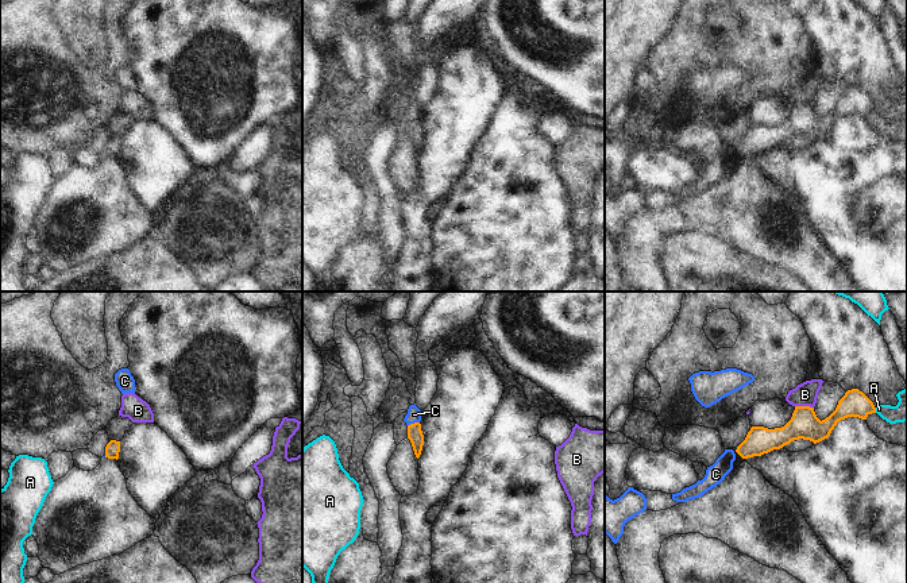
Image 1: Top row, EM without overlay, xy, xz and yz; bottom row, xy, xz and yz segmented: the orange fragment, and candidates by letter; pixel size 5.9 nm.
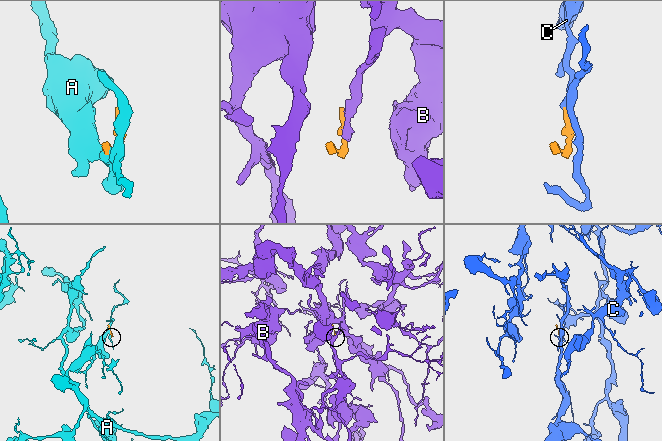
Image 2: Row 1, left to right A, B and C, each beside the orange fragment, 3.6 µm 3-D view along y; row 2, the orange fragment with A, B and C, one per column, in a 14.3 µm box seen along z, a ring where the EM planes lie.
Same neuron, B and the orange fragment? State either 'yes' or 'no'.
no

